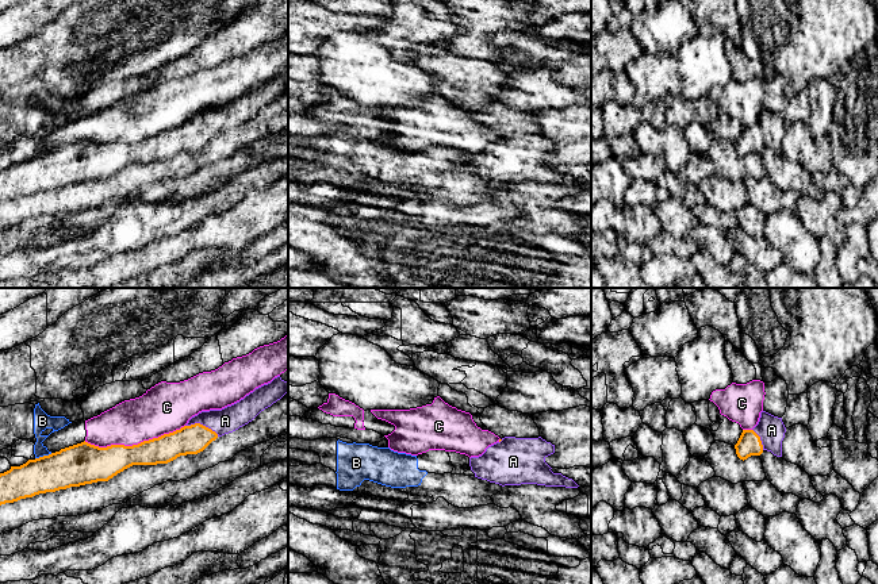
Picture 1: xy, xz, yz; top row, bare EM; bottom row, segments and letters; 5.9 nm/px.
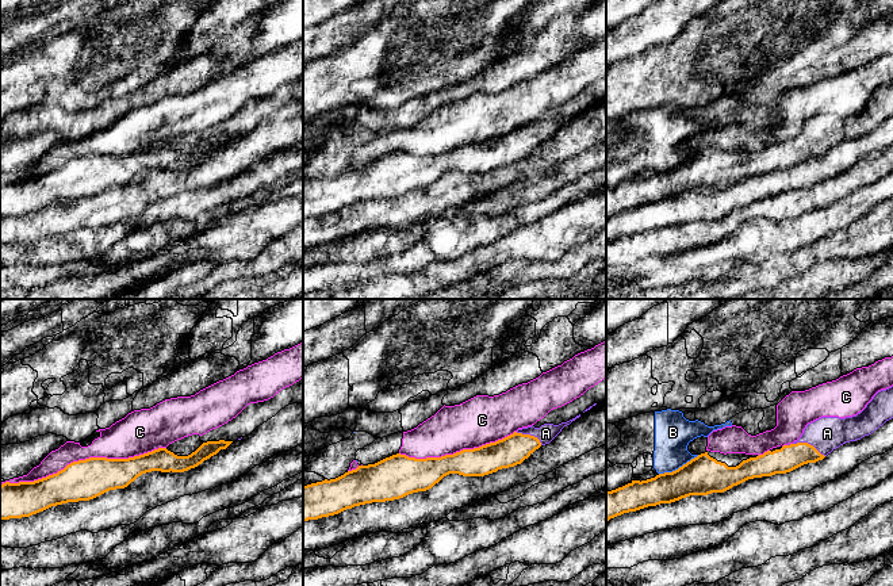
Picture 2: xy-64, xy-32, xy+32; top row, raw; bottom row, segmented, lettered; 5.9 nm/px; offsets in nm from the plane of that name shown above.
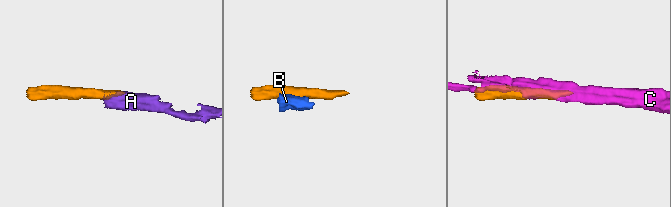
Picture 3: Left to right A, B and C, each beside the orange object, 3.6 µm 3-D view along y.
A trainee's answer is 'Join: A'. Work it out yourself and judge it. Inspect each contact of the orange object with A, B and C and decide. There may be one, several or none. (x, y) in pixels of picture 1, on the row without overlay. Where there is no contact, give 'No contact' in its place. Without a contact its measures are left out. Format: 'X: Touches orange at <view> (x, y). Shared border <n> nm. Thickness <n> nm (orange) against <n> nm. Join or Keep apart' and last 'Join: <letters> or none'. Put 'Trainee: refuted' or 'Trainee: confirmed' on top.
Trainee: confirmed
A: Touches orange at xy (202, 122). Shared border 220 nm. Thickness 180 nm (orange) against 150 nm. Join
B: Touches orange at xy (43, 153). Shared border 110 nm. Thickness 240 nm (orange) against 100 nm. Keep apart
C: Touches orange at xy (134, 142). Shared border 600 nm. Thickness 200 nm (orange) against 280 nm. Keep apart
Join: A

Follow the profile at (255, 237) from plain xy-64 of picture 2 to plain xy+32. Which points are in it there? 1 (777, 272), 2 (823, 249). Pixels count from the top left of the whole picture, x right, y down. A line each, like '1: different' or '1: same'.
1: same
2: same

